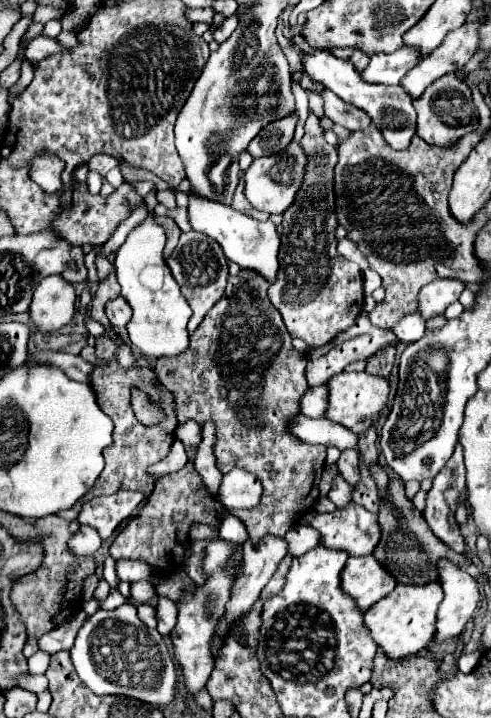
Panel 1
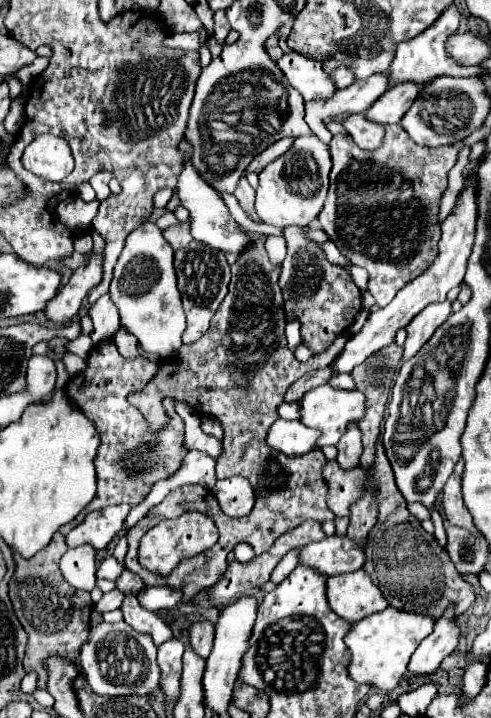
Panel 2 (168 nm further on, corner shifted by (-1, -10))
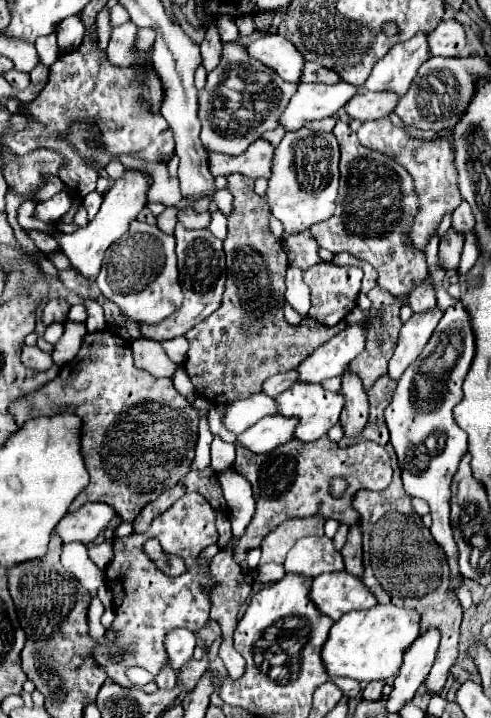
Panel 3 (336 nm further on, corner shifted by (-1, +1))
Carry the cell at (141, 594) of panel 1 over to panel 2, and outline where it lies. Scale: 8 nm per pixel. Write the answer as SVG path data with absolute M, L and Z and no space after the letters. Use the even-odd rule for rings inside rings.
M123 571L123 575L117 579L117 589L123 591L125 595L137 595L141 589L145 587L145 583L141 581L139 575L133 575L131 571Z

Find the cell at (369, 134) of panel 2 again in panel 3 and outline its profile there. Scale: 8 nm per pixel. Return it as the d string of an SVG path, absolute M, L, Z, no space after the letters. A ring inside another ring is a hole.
M389 118L363 122L357 136L365 148L377 150L377 152L397 160L403 168L407 168L407 172L411 172L417 200L419 200L419 212L409 230L409 244L413 244L413 248L423 252L427 248L429 240L433 238L437 226L441 224L443 216L453 212L461 204L461 196L459 196L459 188L457 188L457 170L453 164L455 154L453 154L449 142L443 138L419 140L419 138L411 136L409 132L405 132L403 128L393 126L389 122Z

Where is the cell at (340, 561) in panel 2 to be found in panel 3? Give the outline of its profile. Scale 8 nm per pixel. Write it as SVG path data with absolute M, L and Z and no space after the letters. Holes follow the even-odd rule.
M307 536L301 538L293 550L289 550L285 560L287 574L303 574L303 576L319 576L323 572L339 572L343 570L343 558L333 548L331 538L327 536Z

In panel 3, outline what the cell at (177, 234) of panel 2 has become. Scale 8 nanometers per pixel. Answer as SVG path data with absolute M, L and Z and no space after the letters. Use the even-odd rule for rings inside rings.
M191 208L177 210L177 218L185 228L207 228L211 214L209 212L195 212Z

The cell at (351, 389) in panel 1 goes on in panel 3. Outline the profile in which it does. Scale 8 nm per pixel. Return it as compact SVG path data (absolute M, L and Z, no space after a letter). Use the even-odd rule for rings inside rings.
M297 382L289 390L281 392L281 396L277 396L275 402L277 402L277 414L299 420L293 436L301 442L313 442L325 436L329 428L339 422L339 414L343 408L343 396L339 392L329 392L323 390L321 384L305 384L305 382Z

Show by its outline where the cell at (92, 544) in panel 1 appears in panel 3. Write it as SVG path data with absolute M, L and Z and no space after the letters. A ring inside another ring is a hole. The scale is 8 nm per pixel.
M71 542L71 544L63 544L63 552L61 552L61 564L65 570L69 570L83 588L87 588L89 592L97 590L99 586L105 584L105 572L99 570L87 554L87 546L81 542Z

